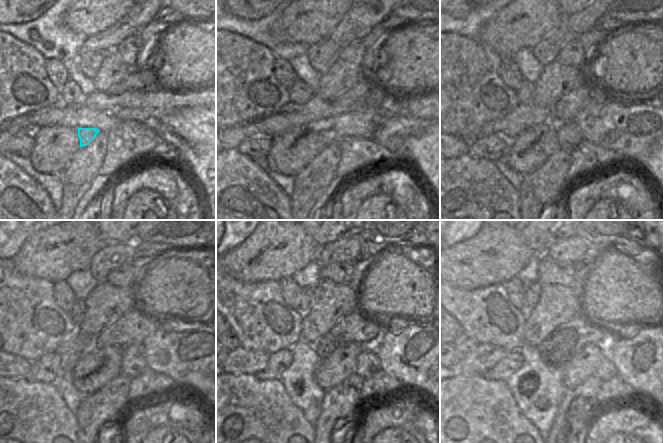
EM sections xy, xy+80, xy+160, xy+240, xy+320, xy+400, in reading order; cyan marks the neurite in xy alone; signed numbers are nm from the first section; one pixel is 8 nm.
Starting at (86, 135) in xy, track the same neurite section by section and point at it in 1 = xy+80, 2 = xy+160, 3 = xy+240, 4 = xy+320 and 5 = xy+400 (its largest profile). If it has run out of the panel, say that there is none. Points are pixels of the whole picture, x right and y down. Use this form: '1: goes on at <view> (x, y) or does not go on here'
1: goes on at xy+80 (328, 136)
2: goes on at xy+160 (569, 135)
3: goes on at xy+240 (133, 361)
4: goes on at xy+320 (367, 363)
5: goes on at xy+400 (606, 370)

